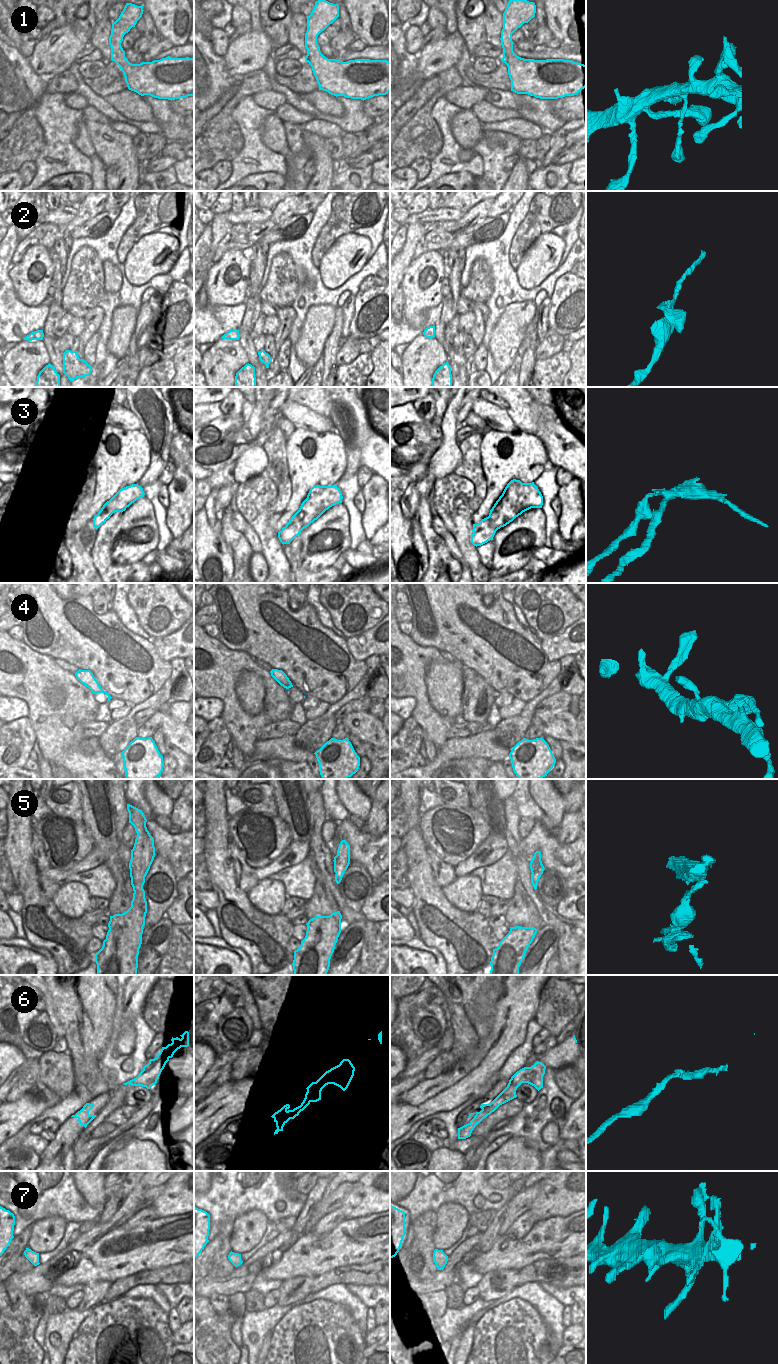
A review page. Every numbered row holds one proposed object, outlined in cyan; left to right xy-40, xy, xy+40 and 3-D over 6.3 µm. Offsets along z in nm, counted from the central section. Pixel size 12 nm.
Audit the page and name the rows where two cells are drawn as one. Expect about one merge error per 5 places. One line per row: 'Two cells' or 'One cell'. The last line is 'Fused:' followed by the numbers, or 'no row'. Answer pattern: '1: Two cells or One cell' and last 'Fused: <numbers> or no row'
1: One cell
2: One cell
3: Two cells
4: One cell
5: Two cells
6: One cell
7: One cell
Fused: 3, 5.

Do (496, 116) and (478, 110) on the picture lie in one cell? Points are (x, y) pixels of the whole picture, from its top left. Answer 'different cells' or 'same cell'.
same cell

